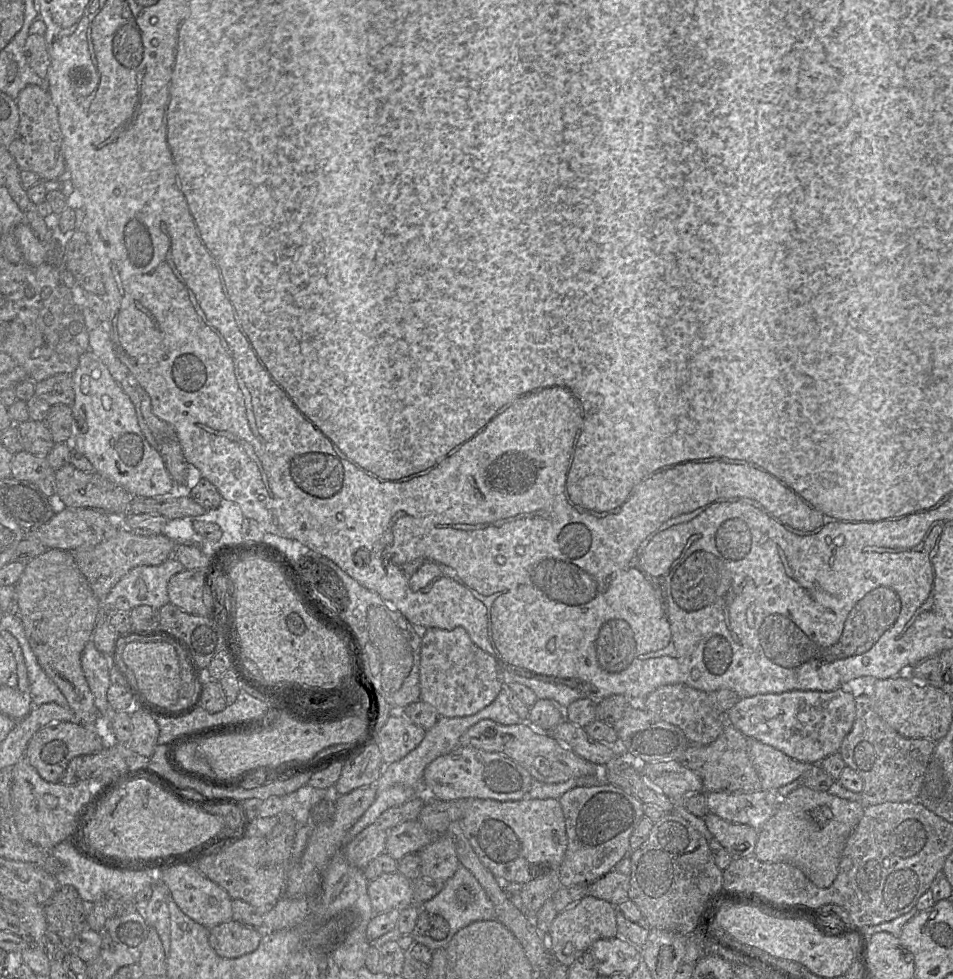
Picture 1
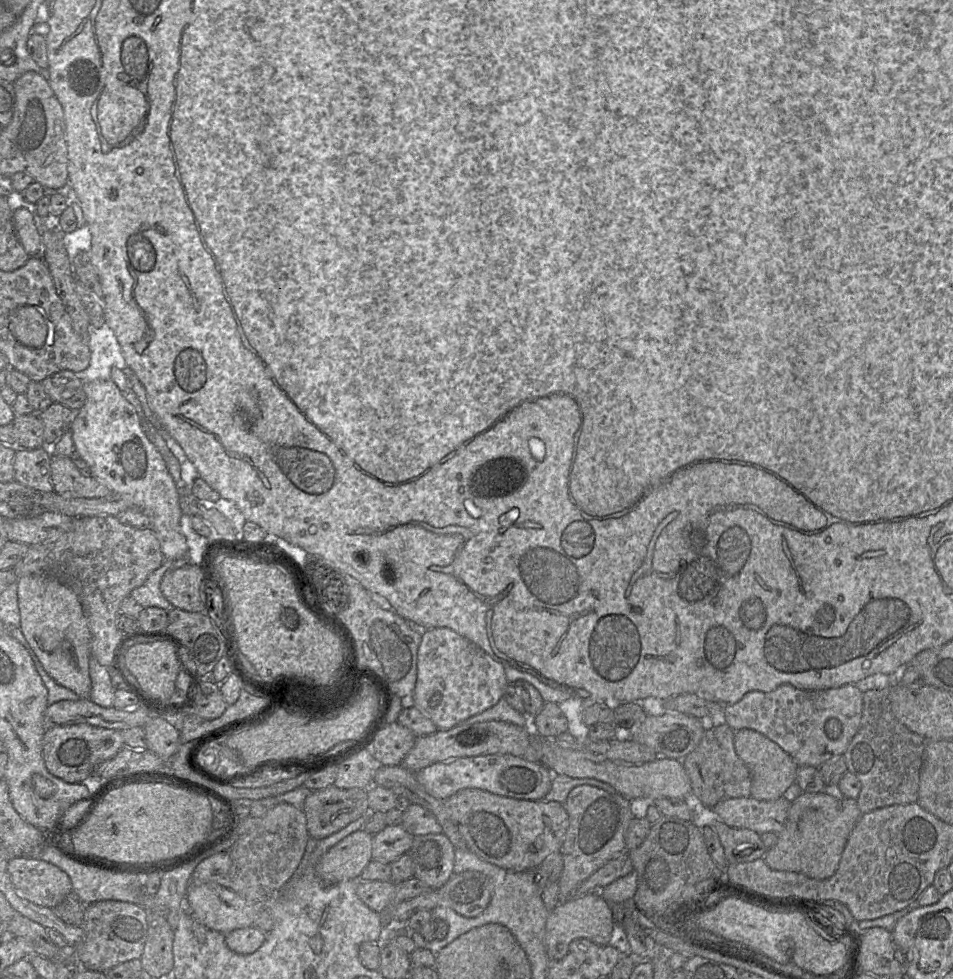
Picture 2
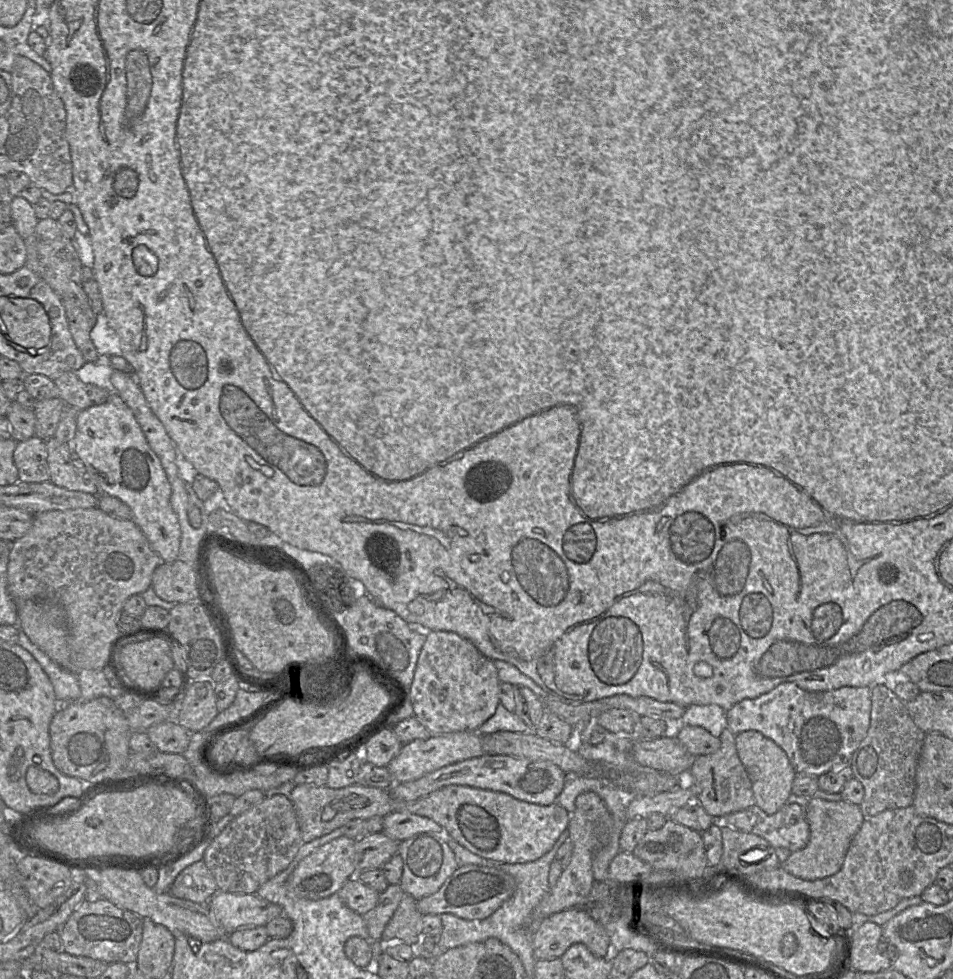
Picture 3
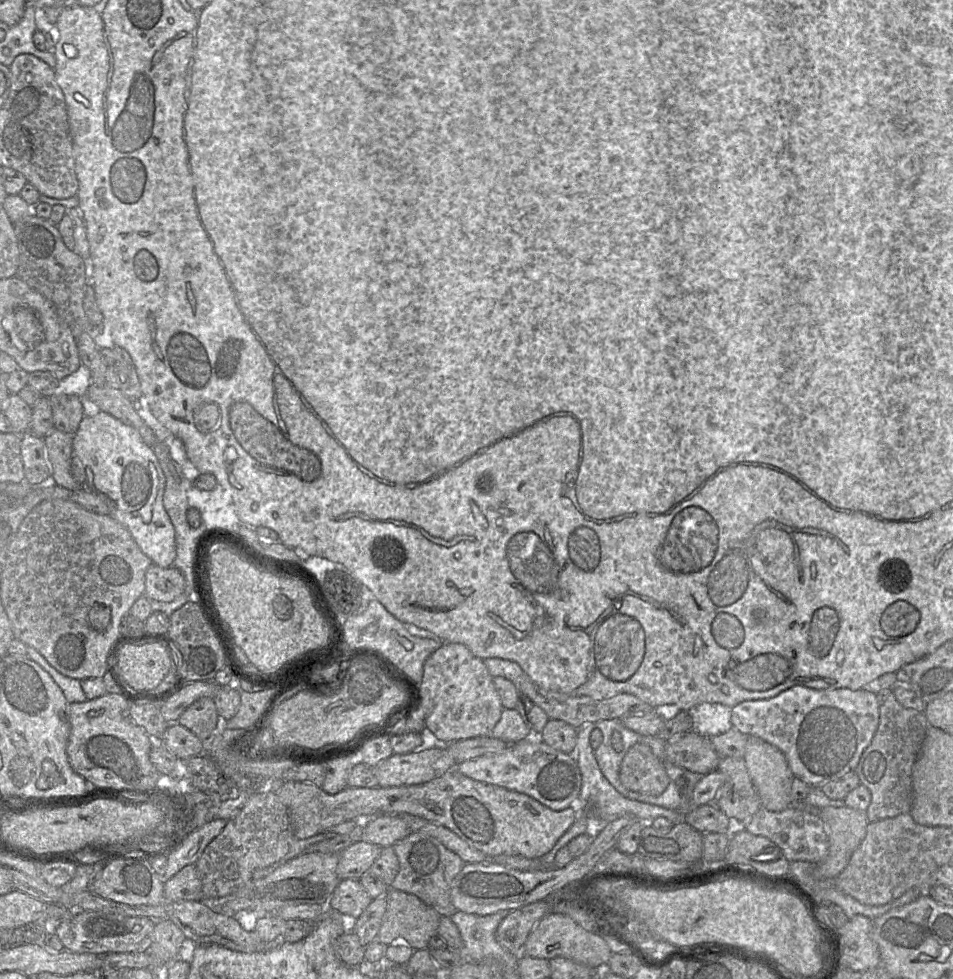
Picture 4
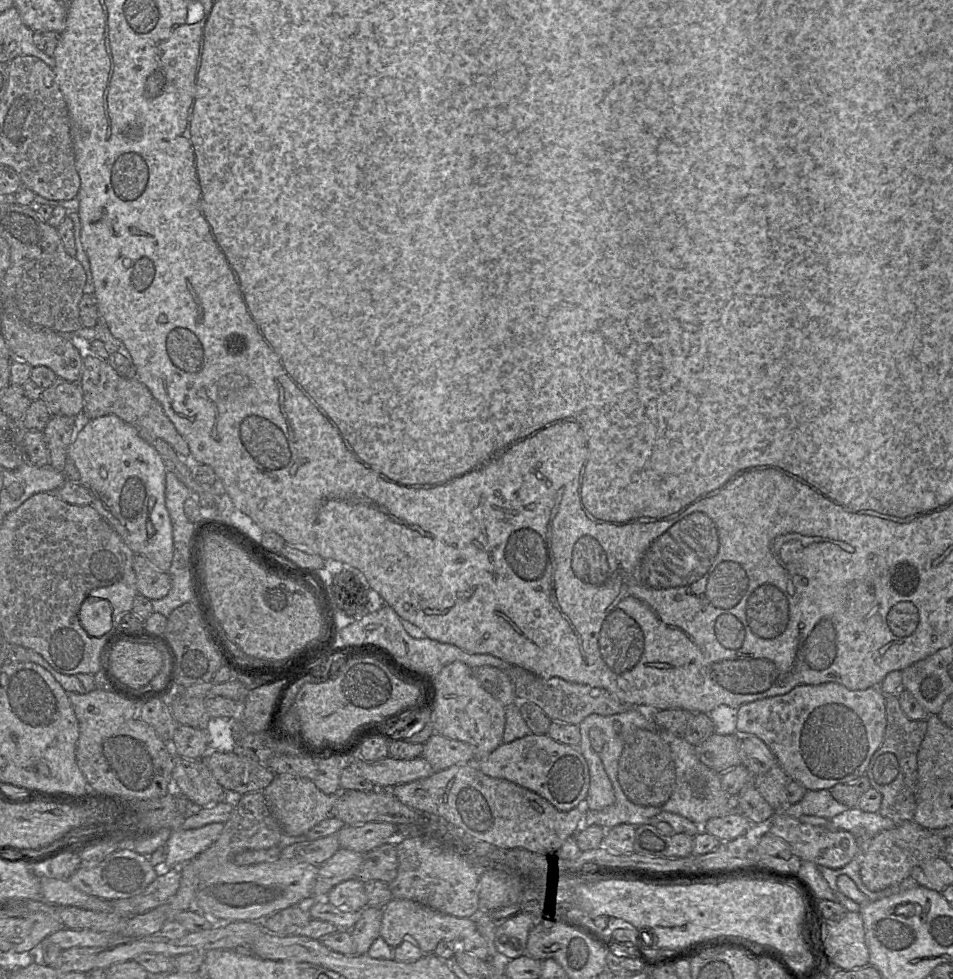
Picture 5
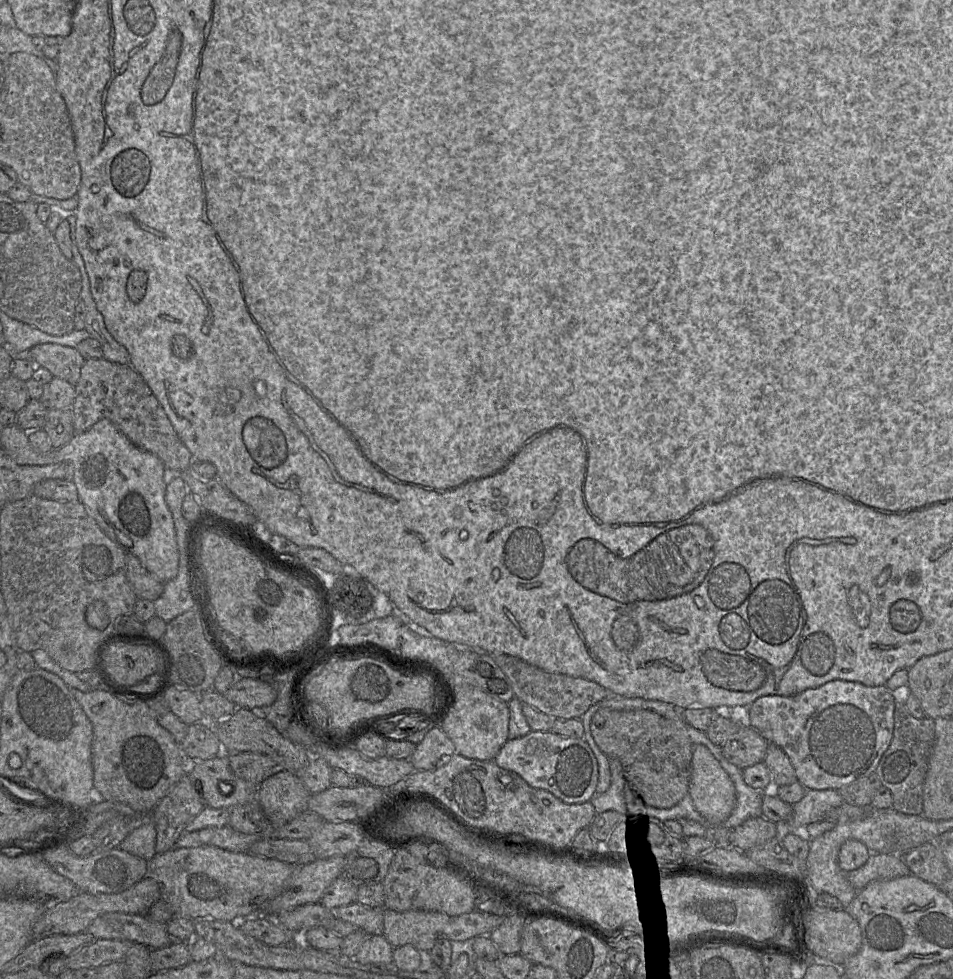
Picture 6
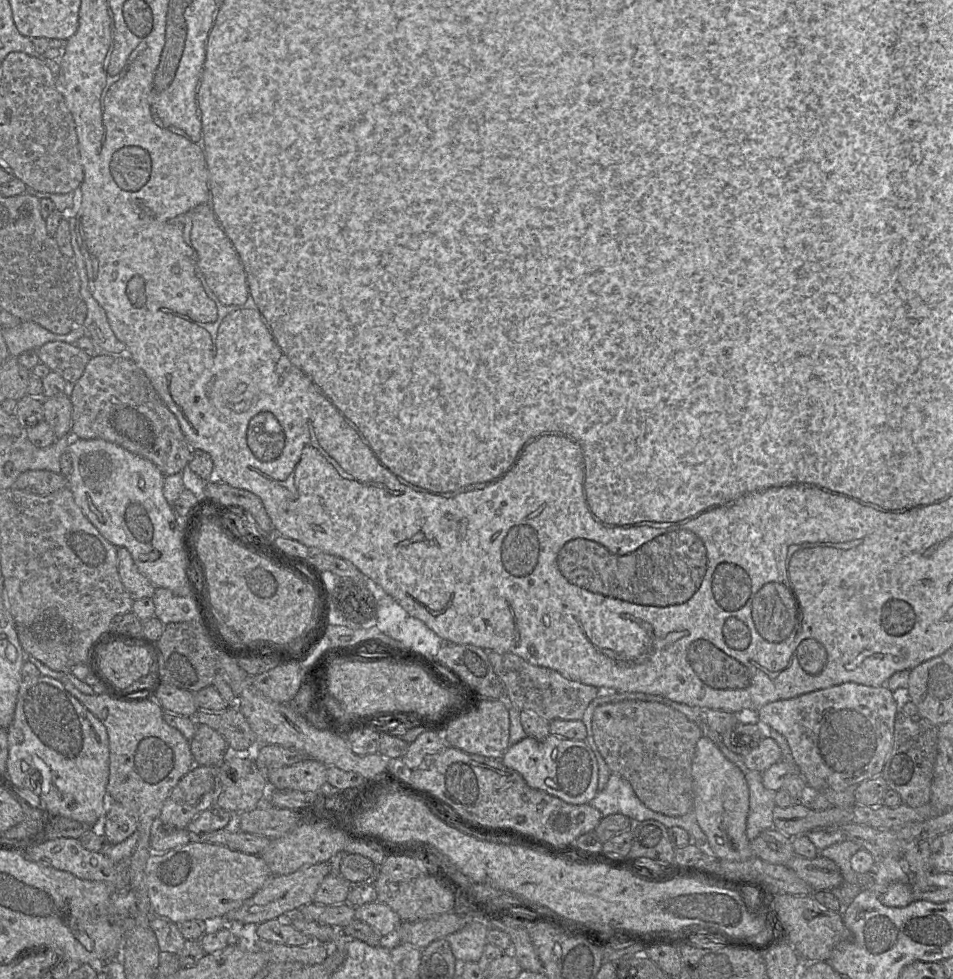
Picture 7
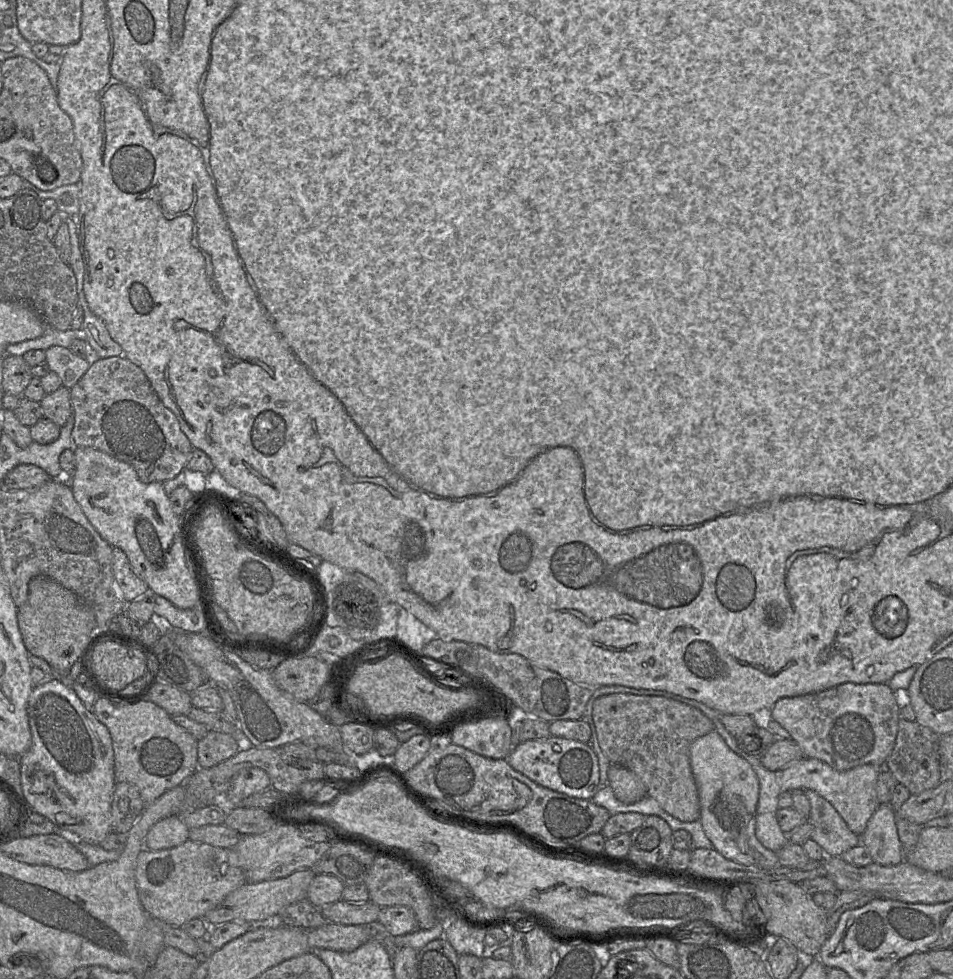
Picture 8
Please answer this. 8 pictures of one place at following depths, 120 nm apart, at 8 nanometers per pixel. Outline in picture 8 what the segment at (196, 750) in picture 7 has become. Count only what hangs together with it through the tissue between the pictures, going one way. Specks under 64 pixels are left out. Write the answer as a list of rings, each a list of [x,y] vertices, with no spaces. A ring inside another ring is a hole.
[[[210,730],[197,743],[199,768],[210,768],[234,756],[239,751],[235,738],[226,733]]]

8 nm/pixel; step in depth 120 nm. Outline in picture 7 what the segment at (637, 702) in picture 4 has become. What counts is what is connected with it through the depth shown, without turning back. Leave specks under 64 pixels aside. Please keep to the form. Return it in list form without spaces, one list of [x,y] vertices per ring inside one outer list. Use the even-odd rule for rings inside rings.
[[[485,651],[494,672],[505,686],[508,705],[516,706],[520,711],[534,711],[547,721],[582,720],[586,708],[600,693],[595,686],[567,679],[550,668],[532,665],[516,654]]]

